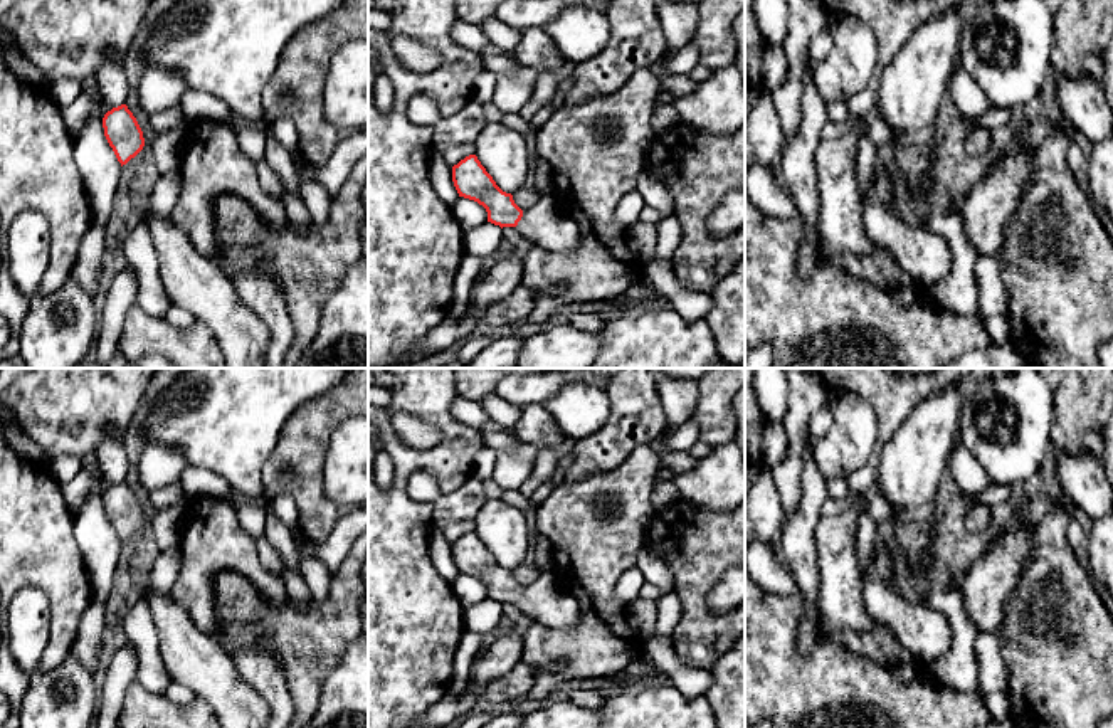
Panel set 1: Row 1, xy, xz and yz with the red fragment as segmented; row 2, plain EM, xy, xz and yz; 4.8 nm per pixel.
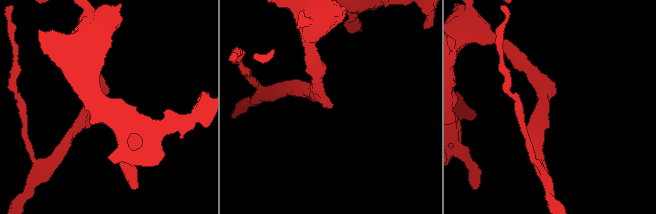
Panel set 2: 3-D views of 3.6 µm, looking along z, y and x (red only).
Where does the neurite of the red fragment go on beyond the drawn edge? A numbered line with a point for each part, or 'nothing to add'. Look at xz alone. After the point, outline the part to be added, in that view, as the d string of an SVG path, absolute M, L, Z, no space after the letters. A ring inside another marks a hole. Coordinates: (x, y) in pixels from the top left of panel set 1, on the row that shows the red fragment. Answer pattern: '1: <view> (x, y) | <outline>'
1: xz (545, 224) | M541 195L533 207L523 210L516 229L533 245L556 254L572 254L580 245L578 225L553 195Z

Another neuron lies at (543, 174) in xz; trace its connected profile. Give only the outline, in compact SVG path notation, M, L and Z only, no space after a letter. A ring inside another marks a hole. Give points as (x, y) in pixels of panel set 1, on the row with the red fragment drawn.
M538 160L535 166L535 187L540 195L551 195L553 193L553 168L548 161Z

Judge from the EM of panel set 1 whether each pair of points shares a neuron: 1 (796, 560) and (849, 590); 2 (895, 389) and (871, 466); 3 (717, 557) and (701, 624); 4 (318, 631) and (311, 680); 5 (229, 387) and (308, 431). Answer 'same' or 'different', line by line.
1: different
2: same
3: same
4: same
5: different

